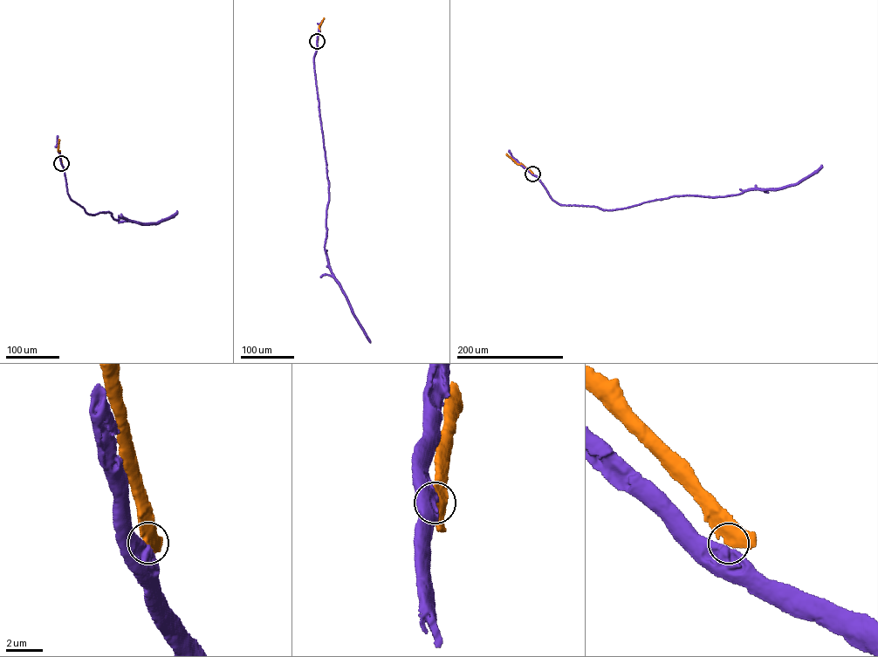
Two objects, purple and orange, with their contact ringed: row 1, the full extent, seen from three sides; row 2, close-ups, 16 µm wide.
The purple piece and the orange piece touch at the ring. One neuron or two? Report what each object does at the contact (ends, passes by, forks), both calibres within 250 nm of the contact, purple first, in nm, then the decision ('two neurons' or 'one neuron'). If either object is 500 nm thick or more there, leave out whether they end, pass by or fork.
800/480 nm | two neurons

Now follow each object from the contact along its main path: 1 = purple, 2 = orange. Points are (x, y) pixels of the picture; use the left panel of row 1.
1: (61, 163), (70, 198), (88, 214), (107, 212), (117, 221), (121, 218), (148, 224), (163, 220)
2: (61, 163), (58, 149), (59, 139)

